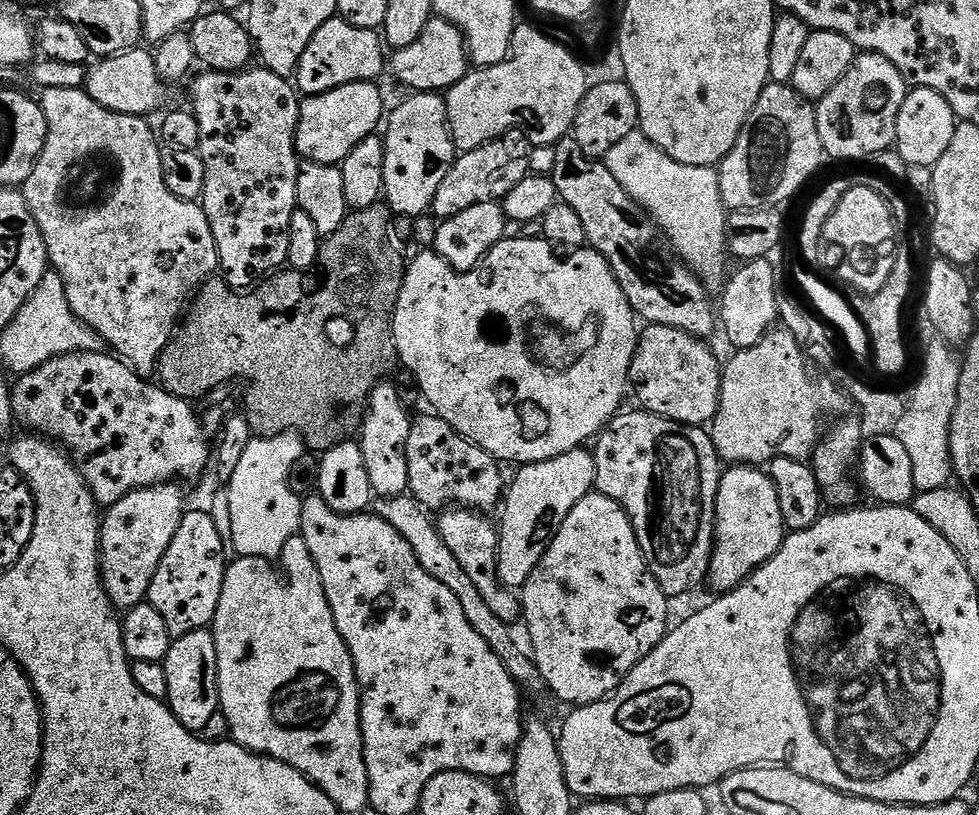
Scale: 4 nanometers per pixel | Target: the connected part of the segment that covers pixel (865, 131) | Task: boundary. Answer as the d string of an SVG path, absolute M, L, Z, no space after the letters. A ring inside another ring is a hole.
M876 52L857 55L846 74L815 105L818 138L825 153L836 160L864 160L893 147L896 143L898 110L907 98L910 85L903 74Z

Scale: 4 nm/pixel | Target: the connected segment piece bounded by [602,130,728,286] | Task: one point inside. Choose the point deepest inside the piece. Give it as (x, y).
(684, 202)

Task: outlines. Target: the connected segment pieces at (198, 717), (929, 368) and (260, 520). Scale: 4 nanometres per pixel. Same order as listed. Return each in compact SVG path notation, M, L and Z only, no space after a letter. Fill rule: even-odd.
M201 630L191 632L185 636L178 636L173 639L170 650L166 654L163 662L166 670L166 686L168 687L167 705L170 711L176 715L178 722L186 730L200 734L205 730L204 727L211 722L212 719L217 719L220 712L220 691L218 690L218 650L216 643L212 637L211 631Z
M931 337L925 352L922 374L910 396L905 401L902 419L895 436L909 452L913 463L914 484L917 492L947 487L953 479L950 454L949 428L952 425L954 407L957 405L958 386L963 368L955 349L940 337Z
M297 431L283 432L277 436L256 436L246 446L234 476L226 486L230 498L231 533L237 557L249 556L275 561L282 554L286 542L290 542L290 538L299 533L302 500L292 493L292 484L288 479L292 476L292 467L303 458L304 452L306 453L304 437Z

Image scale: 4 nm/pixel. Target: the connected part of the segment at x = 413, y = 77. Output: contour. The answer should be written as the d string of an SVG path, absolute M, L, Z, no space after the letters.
M434 18L422 30L415 42L410 46L395 49L390 56L390 72L393 72L413 93L434 92L443 93L453 88L460 79L470 71L470 53L464 36L458 26L449 20Z

